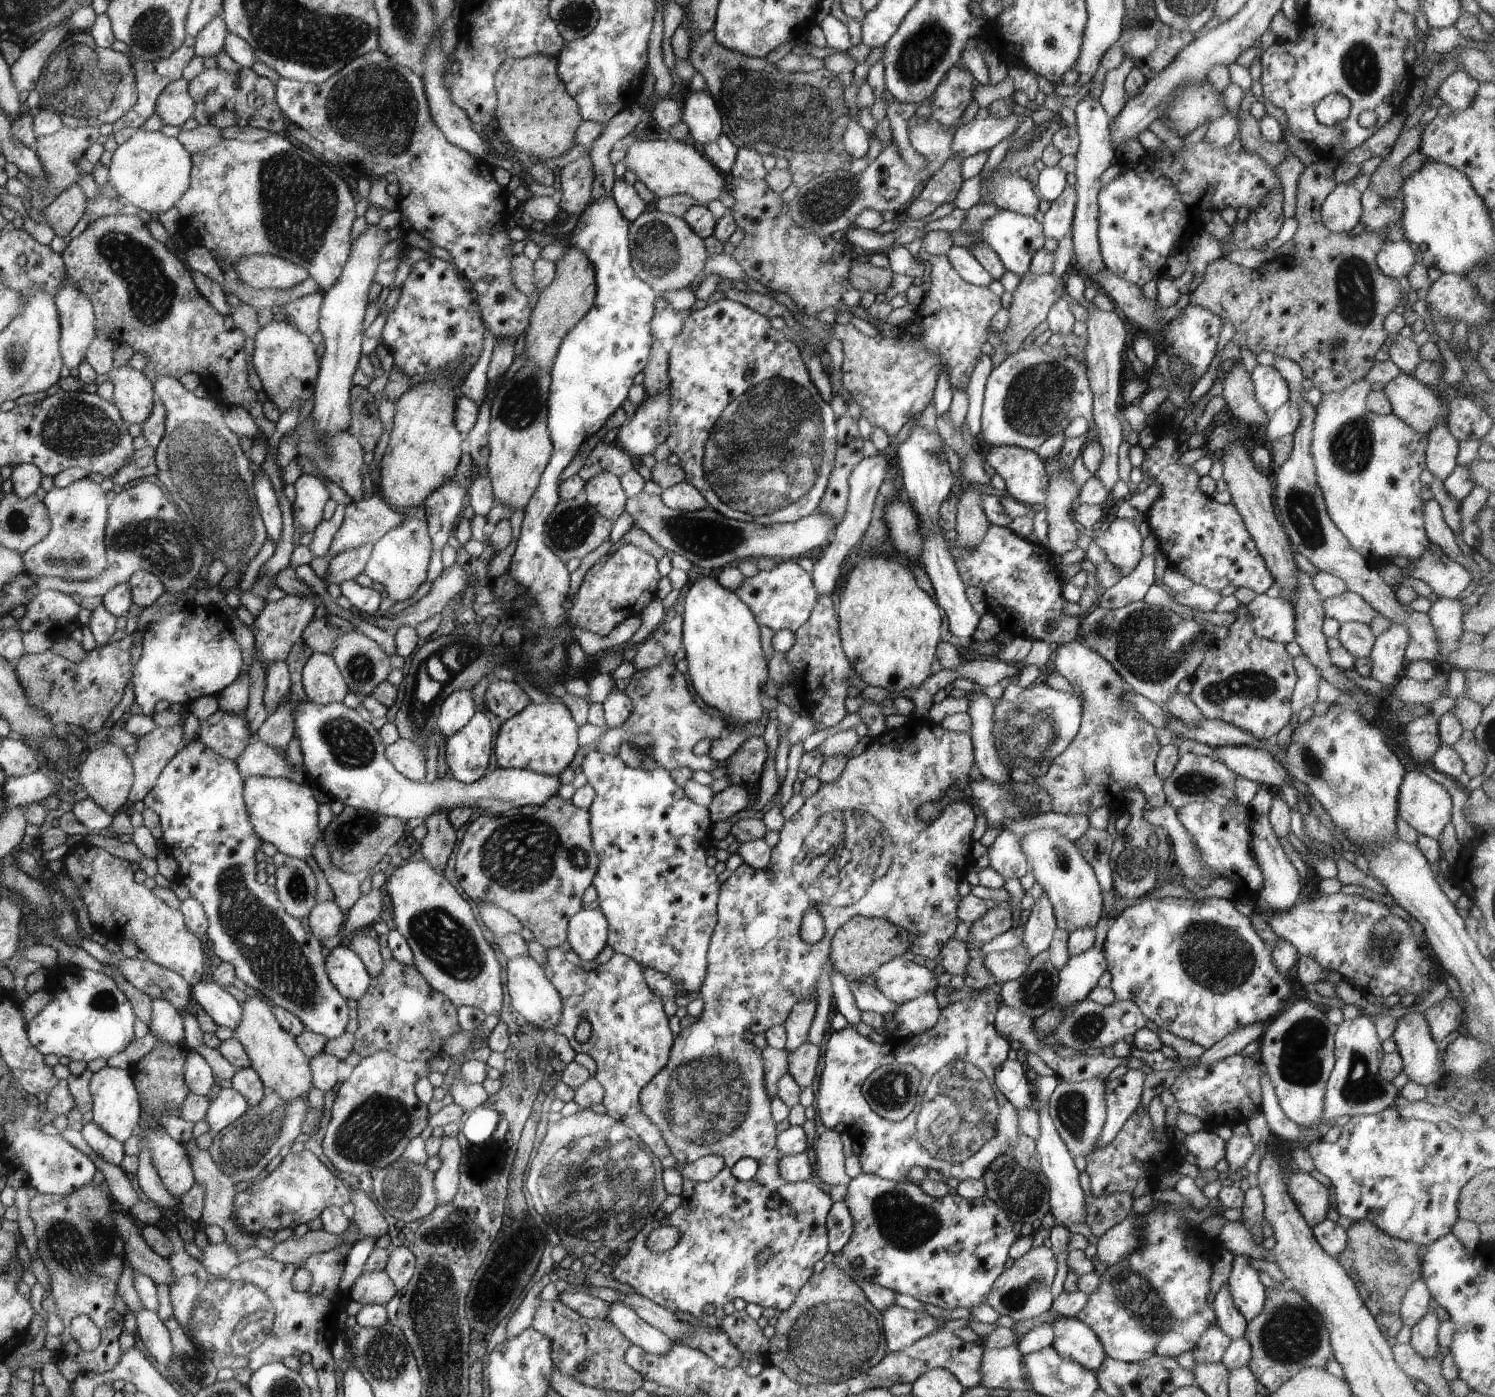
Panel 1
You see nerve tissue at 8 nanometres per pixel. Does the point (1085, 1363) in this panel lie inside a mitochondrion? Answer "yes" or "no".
no

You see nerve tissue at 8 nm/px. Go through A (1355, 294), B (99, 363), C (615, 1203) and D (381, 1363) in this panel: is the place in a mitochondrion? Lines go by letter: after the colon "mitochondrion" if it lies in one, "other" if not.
A: mitochondrion
B: other
C: mitochondrion
D: mitochondrion

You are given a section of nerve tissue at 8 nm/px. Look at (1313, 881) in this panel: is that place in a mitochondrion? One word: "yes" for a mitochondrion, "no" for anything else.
no

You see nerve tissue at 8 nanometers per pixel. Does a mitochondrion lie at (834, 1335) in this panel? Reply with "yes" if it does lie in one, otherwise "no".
yes

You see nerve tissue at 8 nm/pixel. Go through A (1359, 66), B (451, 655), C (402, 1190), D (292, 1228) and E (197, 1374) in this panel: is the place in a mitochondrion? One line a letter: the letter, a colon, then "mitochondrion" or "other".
A: mitochondrion
B: mitochondrion
C: mitochondrion
D: other
E: mitochondrion

